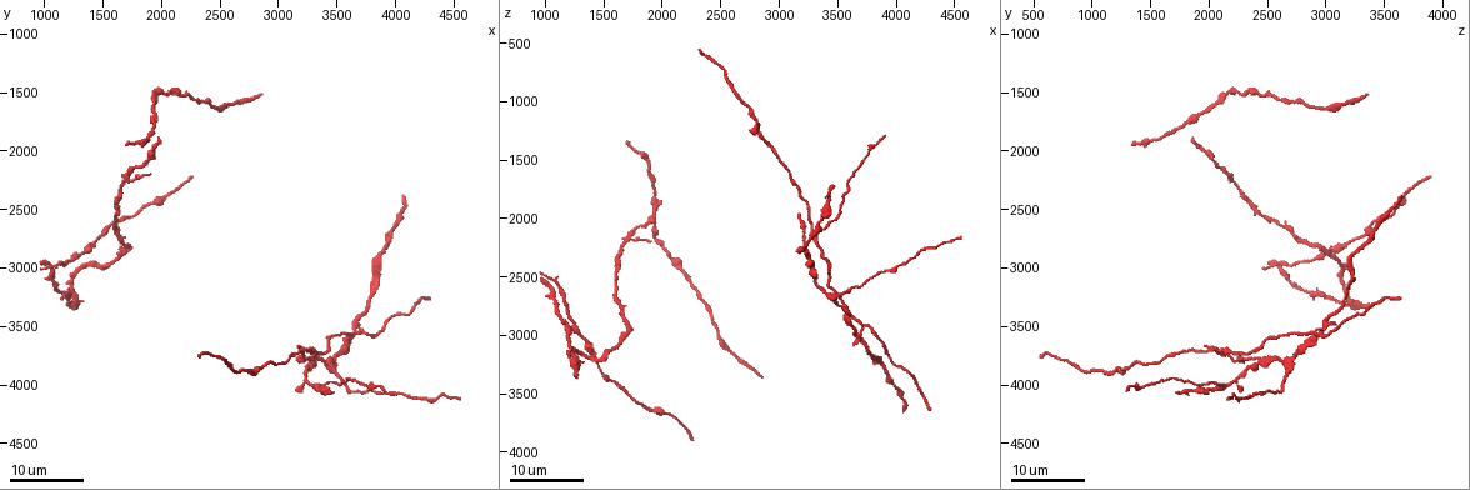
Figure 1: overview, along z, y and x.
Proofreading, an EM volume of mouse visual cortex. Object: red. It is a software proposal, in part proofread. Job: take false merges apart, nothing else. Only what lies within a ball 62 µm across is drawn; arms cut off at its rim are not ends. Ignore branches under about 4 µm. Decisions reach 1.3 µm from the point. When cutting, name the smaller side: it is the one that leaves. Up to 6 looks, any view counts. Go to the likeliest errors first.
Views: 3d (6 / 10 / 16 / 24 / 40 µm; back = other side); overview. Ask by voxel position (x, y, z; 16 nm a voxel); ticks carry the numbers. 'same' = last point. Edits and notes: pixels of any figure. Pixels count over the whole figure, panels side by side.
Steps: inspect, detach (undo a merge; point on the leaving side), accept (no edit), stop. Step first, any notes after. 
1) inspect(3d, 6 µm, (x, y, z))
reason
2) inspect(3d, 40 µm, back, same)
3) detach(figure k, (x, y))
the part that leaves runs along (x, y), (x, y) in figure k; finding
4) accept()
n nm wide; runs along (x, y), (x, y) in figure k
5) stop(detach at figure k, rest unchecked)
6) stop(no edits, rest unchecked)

inspect(3d, 24 µm, (3400, 3840, 2680))

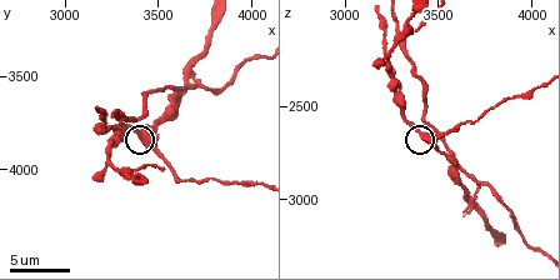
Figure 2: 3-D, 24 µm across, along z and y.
inspect(3d, 6 µm, (3420, 3840, 2660))

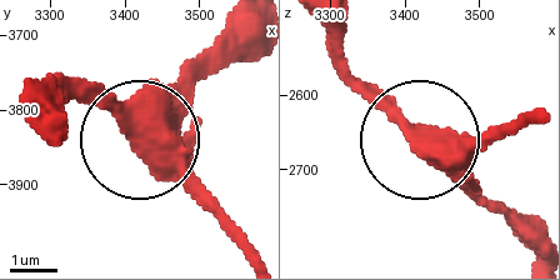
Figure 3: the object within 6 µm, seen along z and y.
accept()
720 nm wide; all the same neuron

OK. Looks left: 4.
inspect(3d, 10 µm, (3360, 4040, 2080))
thin arm on a thick one

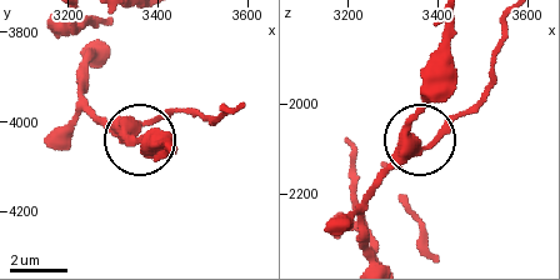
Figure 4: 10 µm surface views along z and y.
accept()
runs along (373, 254), (365, 203), (379, 174), (408, 146), (429, 55) in figure 4; all the same neuron

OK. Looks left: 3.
inspect(3d, 16 µm, (3260, 3800, 2420))
side arm on a straight run

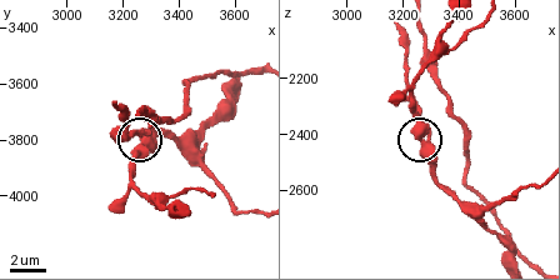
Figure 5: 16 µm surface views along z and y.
inspect(3d, 6 µm, (3280, 3790, 2430))
closer look

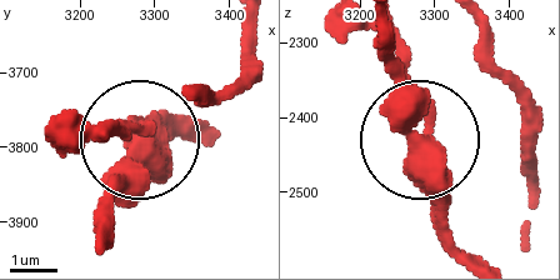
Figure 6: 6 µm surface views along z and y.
detach(figure 6, (129, 128))
410 nm wide; a second neuron is stuck on

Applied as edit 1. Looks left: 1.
stop(detach at figure 6, rest unchecked)

